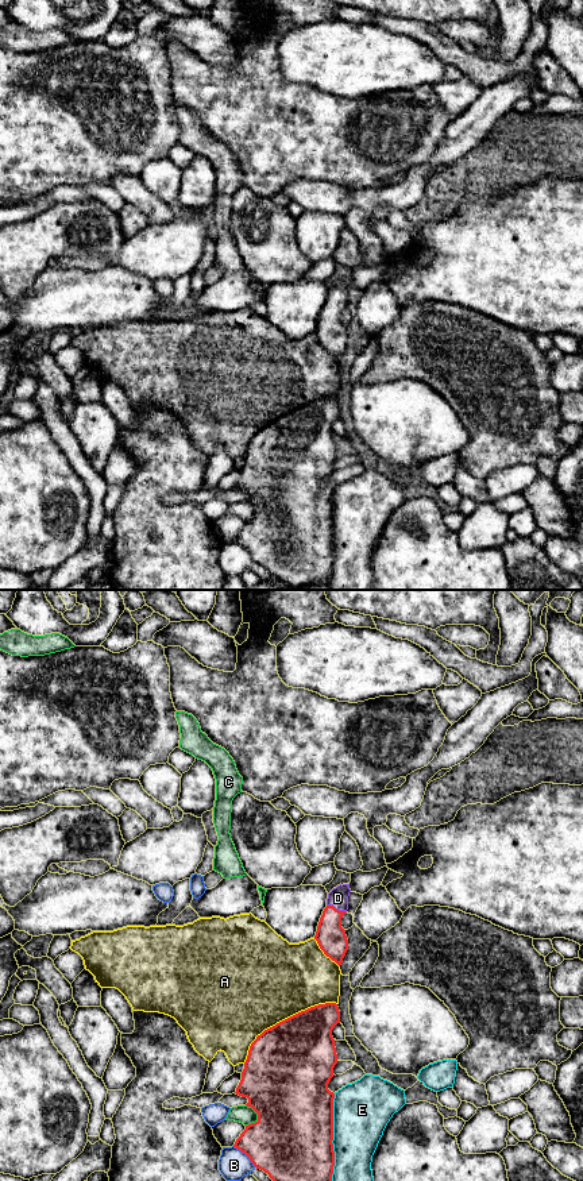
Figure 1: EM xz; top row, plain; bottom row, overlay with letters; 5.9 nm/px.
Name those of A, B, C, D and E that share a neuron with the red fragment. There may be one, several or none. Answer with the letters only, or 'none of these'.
D

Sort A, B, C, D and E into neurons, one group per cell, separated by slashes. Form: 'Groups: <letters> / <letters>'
Groups: A / B / C / D / E

